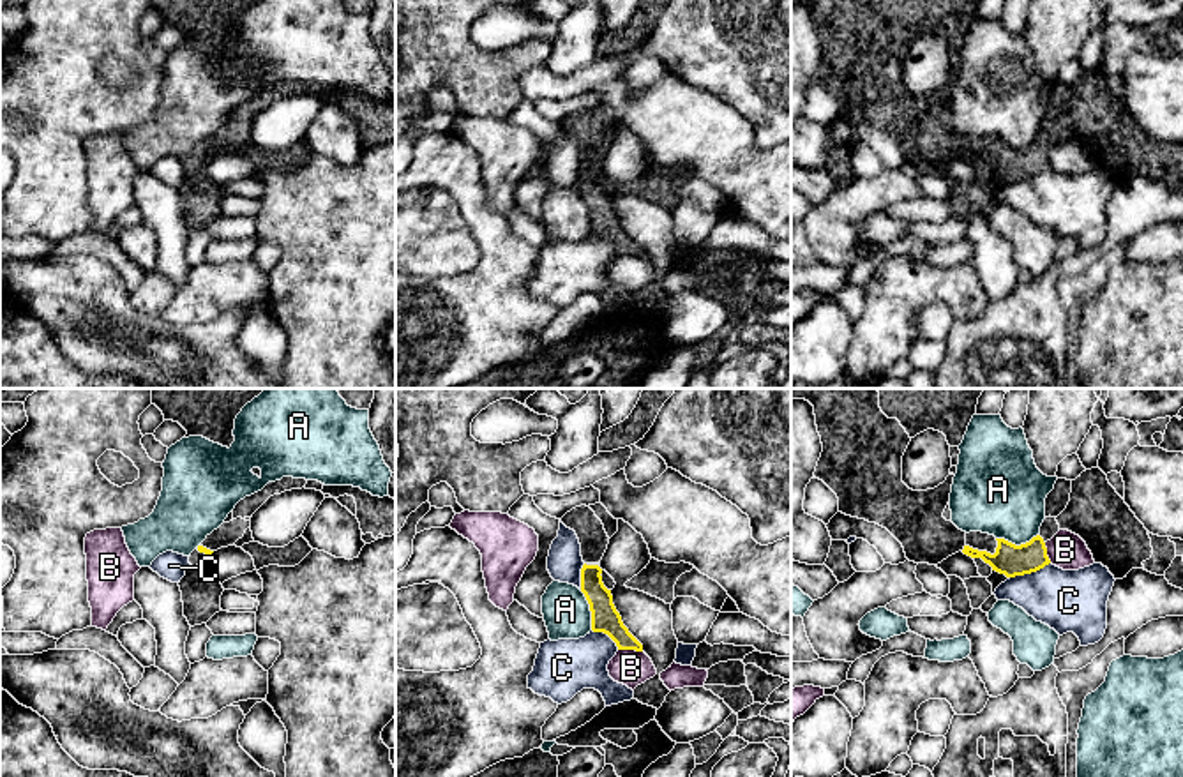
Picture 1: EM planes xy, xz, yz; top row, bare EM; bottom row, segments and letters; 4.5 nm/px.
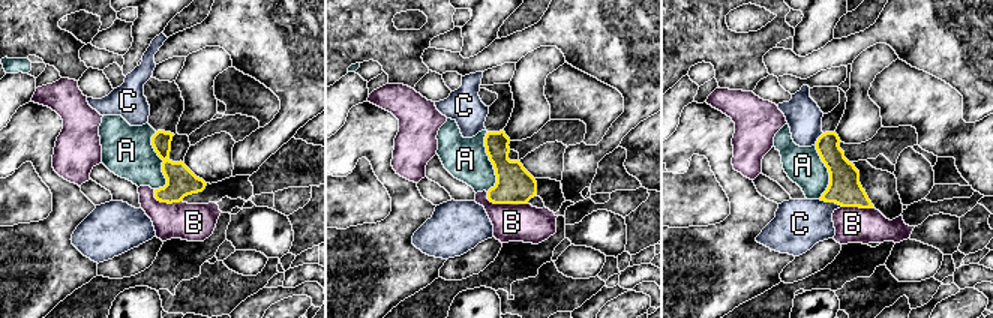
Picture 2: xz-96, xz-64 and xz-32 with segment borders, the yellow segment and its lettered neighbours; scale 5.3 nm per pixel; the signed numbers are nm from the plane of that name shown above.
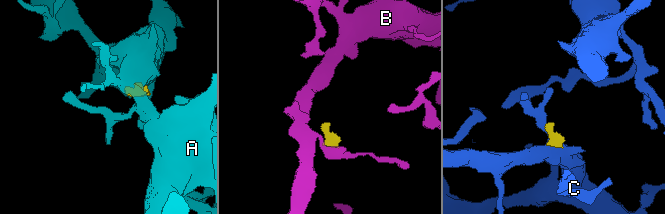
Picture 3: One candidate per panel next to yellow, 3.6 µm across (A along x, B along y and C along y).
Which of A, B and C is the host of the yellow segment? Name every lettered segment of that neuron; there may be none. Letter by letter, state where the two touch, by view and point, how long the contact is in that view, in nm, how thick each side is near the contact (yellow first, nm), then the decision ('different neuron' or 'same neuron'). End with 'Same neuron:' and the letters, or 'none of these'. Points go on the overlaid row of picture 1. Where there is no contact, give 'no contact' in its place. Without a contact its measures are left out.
A: yz (1014, 544) | 190 nm | 150/400 nm | different neuron
B: xz (631, 648) | 110 nm | 130/160 nm | different neuron
C: yz (1030, 573) | 200 nm | 150/280 nm | different neuron
Same neuron: none of these

